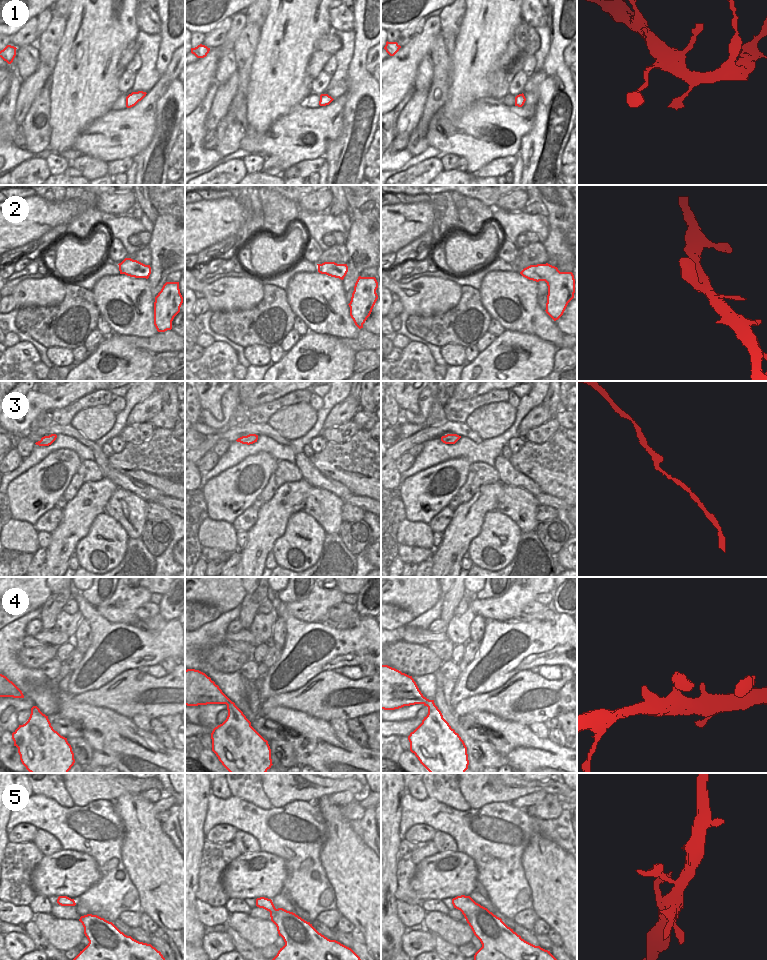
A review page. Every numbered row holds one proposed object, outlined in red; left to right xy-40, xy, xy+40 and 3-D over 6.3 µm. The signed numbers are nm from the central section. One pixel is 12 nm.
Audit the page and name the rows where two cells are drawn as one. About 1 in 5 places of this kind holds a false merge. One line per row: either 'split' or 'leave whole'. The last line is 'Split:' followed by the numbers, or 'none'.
1: leave whole
2: leave whole
3: leave whole
4: leave whole
5: leave whole
Split: none

